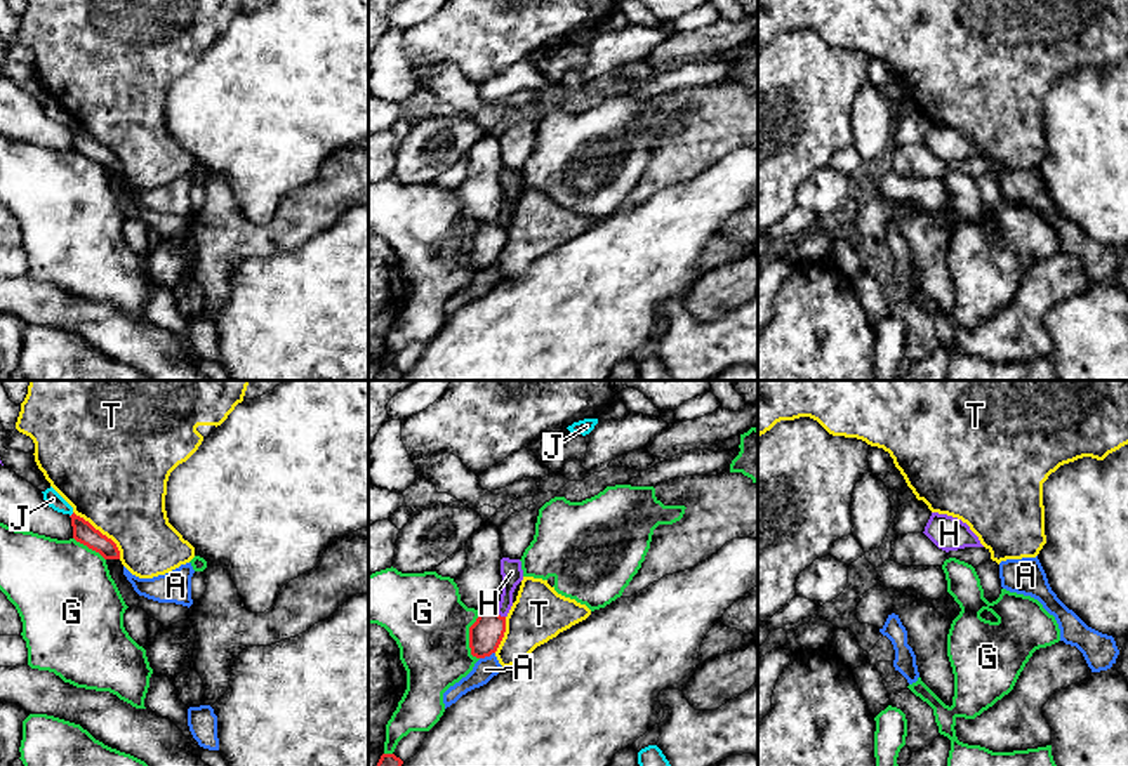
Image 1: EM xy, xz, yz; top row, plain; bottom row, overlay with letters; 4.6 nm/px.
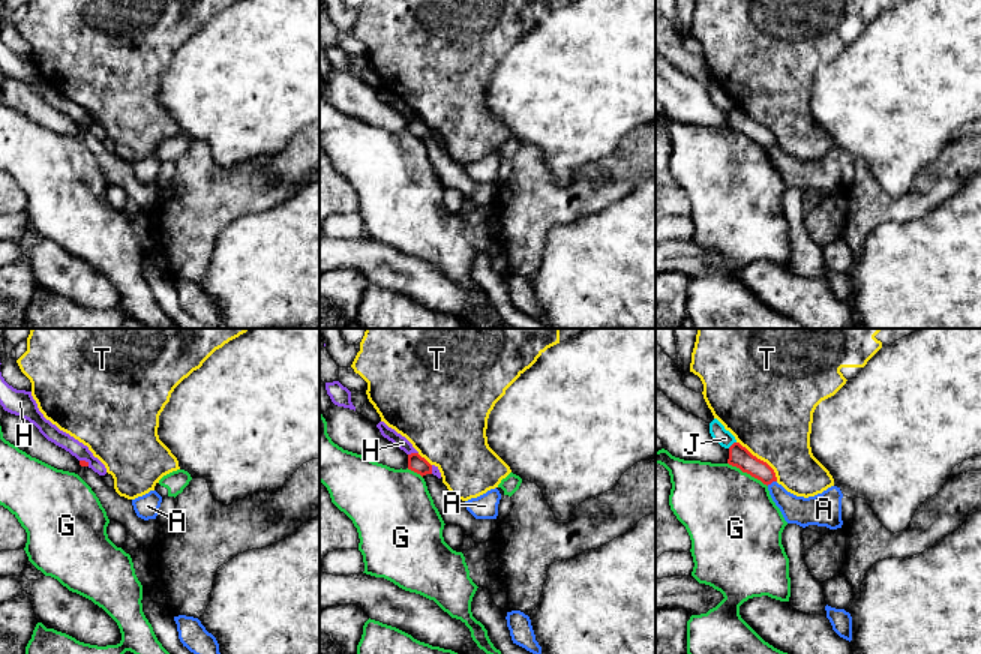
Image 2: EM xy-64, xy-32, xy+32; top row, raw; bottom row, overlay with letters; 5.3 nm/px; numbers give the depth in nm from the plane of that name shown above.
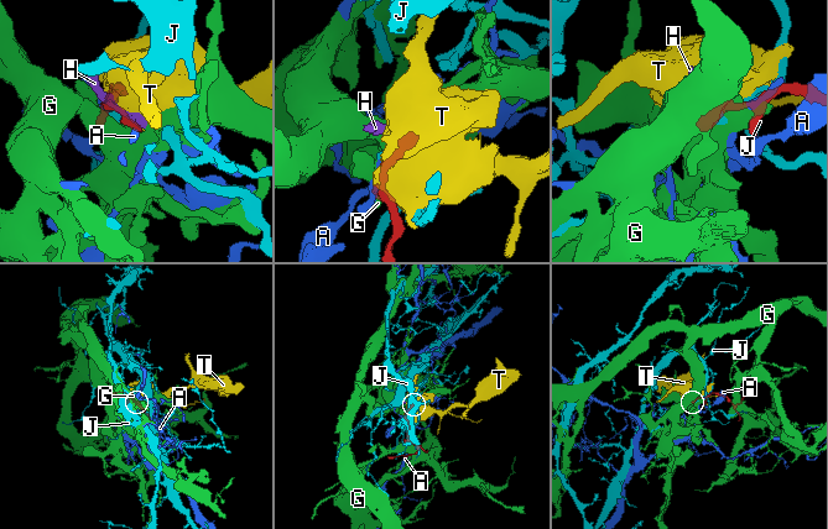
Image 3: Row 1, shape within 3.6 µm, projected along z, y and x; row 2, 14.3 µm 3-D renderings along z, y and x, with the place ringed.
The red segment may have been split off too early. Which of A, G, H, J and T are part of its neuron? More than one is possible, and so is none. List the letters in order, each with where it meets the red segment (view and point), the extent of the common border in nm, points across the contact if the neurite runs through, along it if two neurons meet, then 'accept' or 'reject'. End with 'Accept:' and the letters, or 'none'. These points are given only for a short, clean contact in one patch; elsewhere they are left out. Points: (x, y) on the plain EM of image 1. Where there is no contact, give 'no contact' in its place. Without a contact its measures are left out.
A: meets red in xz at (487, 266); contact 80 nm long; reject
G: meets red in xz at (470, 245); contact 240 nm long; reject
H: meets red in xz at (497, 224); contact 60 nm long; border along xz (494, 223), (504, 228); reject
J: meets red in xy at (72, 125); contact 30 nm long; reject
T: meets red in xy at (99, 143); contact 320 nm long; reject
Accept: none

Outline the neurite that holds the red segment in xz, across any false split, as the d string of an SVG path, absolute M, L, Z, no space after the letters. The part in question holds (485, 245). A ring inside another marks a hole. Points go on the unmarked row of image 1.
M478 221L476 233L469 238L469 259L476 269L490 267L497 262L506 243L506 228L495 222Z

